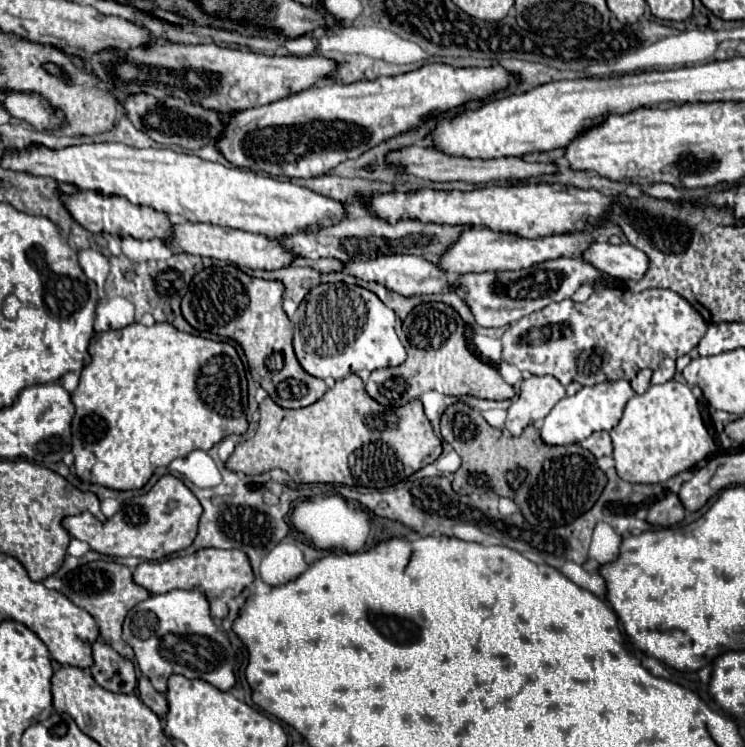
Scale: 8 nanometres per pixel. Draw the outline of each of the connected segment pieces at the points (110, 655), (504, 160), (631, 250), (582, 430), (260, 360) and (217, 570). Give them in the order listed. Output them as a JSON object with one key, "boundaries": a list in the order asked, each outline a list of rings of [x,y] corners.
{"boundaries":[[[[95,641],[93,649],[93,665],[89,667],[93,679],[107,691],[113,693],[133,693],[137,687],[135,667],[129,659],[123,659],[113,647],[103,641]]],[[[411,145],[407,149],[395,151],[387,155],[389,163],[401,163],[405,173],[411,177],[423,177],[431,181],[465,181],[471,185],[487,183],[487,181],[523,181],[541,175],[557,175],[559,169],[555,163],[541,161],[525,161],[523,157],[501,157],[501,159],[467,159],[467,157],[449,157],[431,145]]],[[[593,243],[585,253],[585,261],[617,279],[639,281],[649,269],[649,257],[629,243]]],[[[619,379],[615,383],[605,381],[605,383],[591,385],[591,387],[583,387],[573,397],[563,397],[551,409],[551,413],[543,419],[541,439],[547,445],[569,445],[569,443],[581,443],[593,431],[611,431],[619,423],[619,419],[623,415],[623,407],[633,395],[635,393],[633,393],[629,381],[623,381],[623,379]]],[[[235,265],[207,267],[193,277],[187,295],[183,297],[181,311],[193,329],[237,341],[247,355],[253,379],[277,405],[297,409],[319,401],[325,395],[327,385],[317,377],[309,377],[309,373],[301,369],[291,345],[293,323],[281,307],[281,297],[281,281],[249,277]]],[[[199,549],[191,555],[167,557],[161,561],[143,561],[133,571],[133,581],[145,587],[149,593],[167,593],[173,589],[201,589],[209,601],[211,615],[223,619],[227,615],[227,593],[239,593],[245,585],[253,581],[253,571],[249,559],[239,549]]]]}

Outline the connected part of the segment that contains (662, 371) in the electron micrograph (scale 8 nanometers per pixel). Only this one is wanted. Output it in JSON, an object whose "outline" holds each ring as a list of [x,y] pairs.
{"outline":[[[663,359],[659,369],[653,373],[653,383],[667,383],[675,377],[675,361],[673,359]]]}

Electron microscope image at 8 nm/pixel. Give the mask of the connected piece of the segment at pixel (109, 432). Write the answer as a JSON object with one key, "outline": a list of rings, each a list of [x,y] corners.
{"outline":[[[131,323],[125,329],[111,329],[103,333],[95,333],[93,341],[89,343],[89,353],[91,353],[91,363],[81,371],[79,387],[71,393],[71,401],[75,405],[75,417],[71,421],[71,431],[73,431],[73,455],[75,455],[75,471],[81,479],[89,483],[99,483],[109,489],[117,491],[129,491],[129,489],[141,489],[153,471],[161,465],[169,465],[177,457],[185,457],[195,449],[209,451],[215,443],[219,443],[227,435],[243,435],[247,431],[247,419],[245,419],[245,409],[247,409],[247,379],[245,379],[245,369],[243,363],[231,343],[223,341],[211,341],[203,339],[199,335],[183,333],[175,329],[169,323],[155,323],[151,327],[145,327],[141,323]]]}

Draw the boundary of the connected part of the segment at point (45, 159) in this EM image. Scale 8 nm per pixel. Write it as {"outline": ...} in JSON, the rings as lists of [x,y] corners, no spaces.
{"outline":[[[93,143],[67,147],[59,151],[51,151],[47,147],[37,147],[33,151],[5,151],[1,165],[13,171],[25,171],[31,175],[53,177],[59,183],[73,183],[79,189],[93,189],[105,195],[121,195],[127,197],[135,205],[151,205],[155,211],[165,211],[171,223],[179,224],[185,221],[193,223],[211,223],[221,227],[231,227],[247,233],[263,233],[269,237],[287,237],[293,233],[311,233],[317,229],[325,229],[343,221],[347,217],[345,205],[319,195],[307,187],[293,185],[289,181],[277,181],[267,175],[257,175],[253,171],[243,171],[237,167],[225,167],[221,163],[203,161],[197,155],[175,153],[171,149],[135,149],[121,143]]]}

